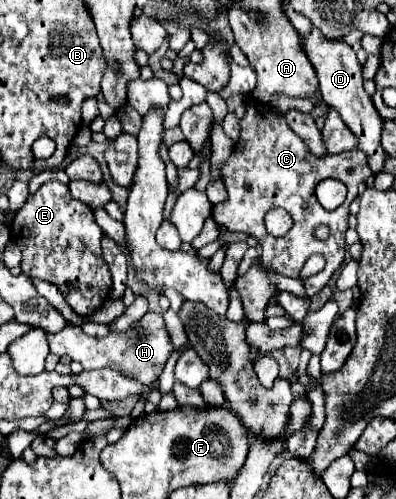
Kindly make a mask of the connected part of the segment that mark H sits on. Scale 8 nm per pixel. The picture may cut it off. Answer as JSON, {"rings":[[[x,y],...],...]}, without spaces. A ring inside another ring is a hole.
{"rings":[[[147,312],[143,320],[127,330],[125,334],[109,334],[105,338],[93,338],[87,336],[79,326],[65,326],[57,334],[47,334],[51,352],[57,356],[69,356],[75,362],[81,362],[85,370],[95,370],[95,368],[113,368],[123,372],[125,376],[131,376],[143,384],[151,384],[159,378],[159,374],[165,368],[167,358],[173,352],[169,334],[165,330],[165,322],[161,314]]]}

